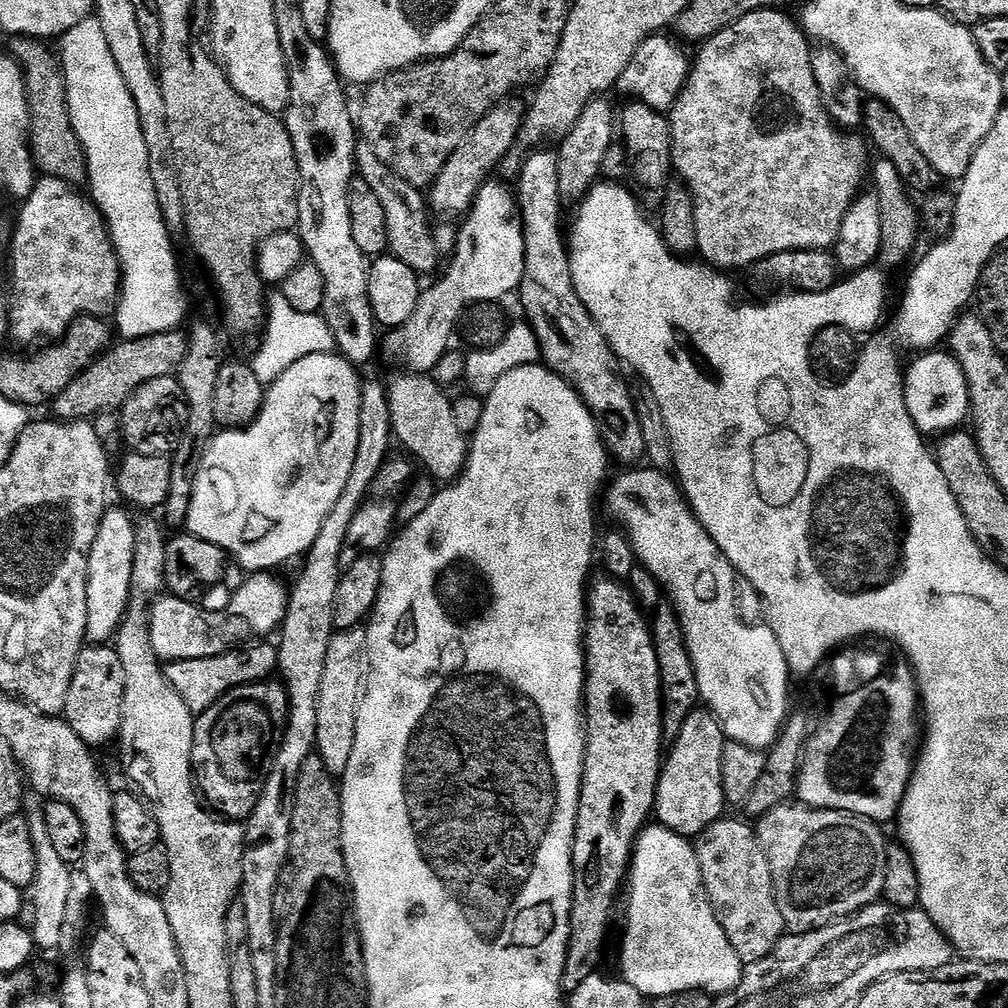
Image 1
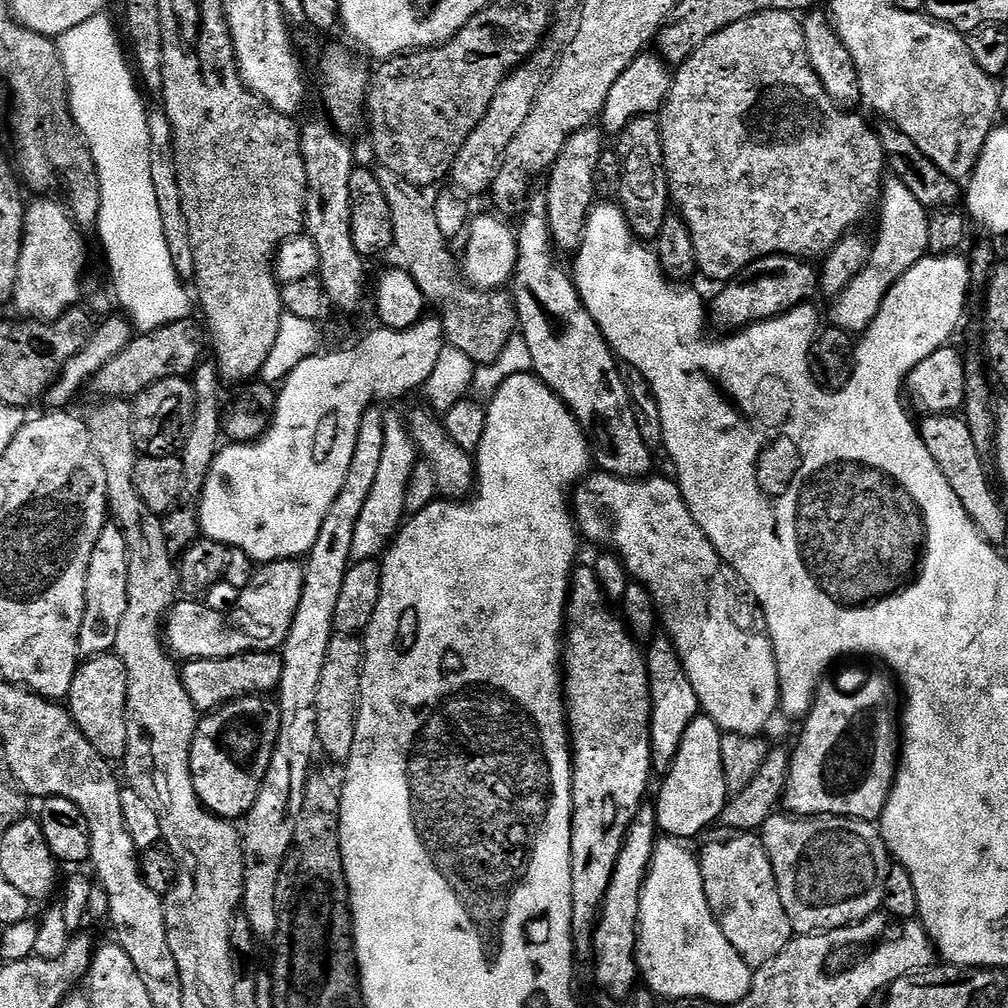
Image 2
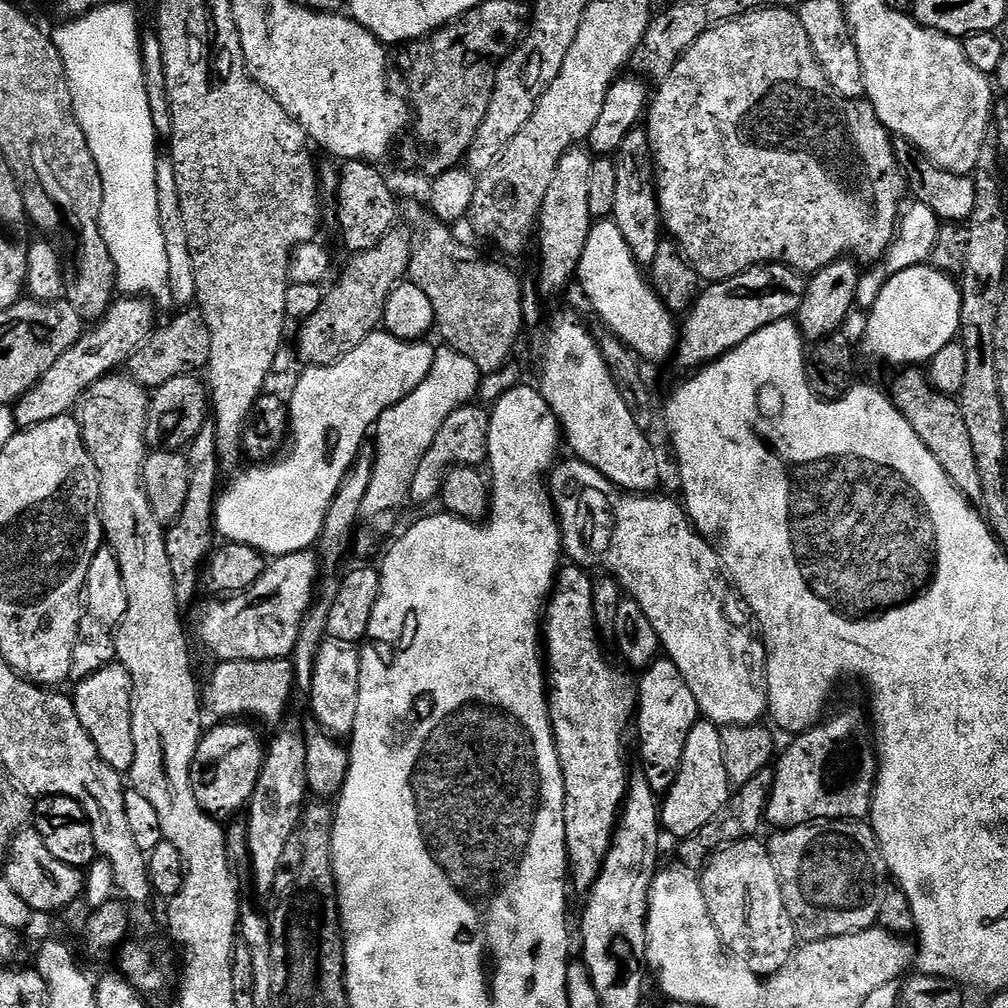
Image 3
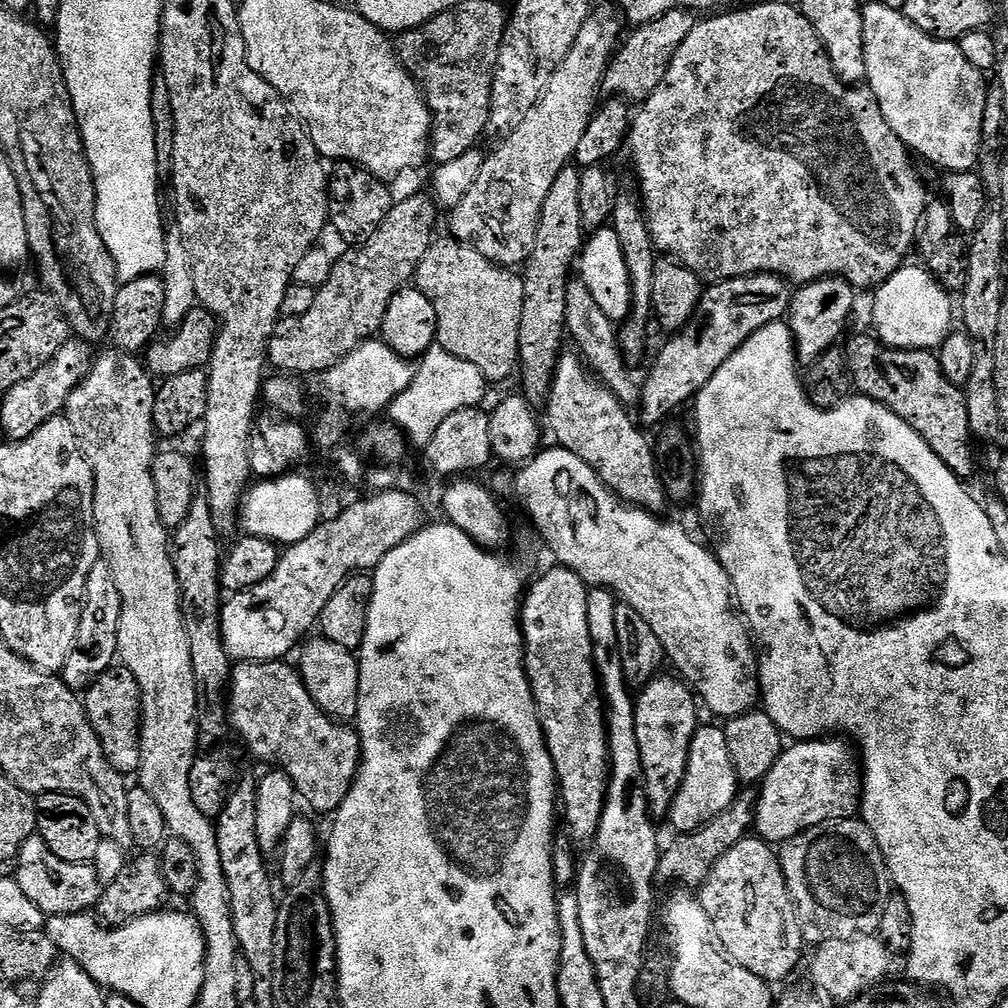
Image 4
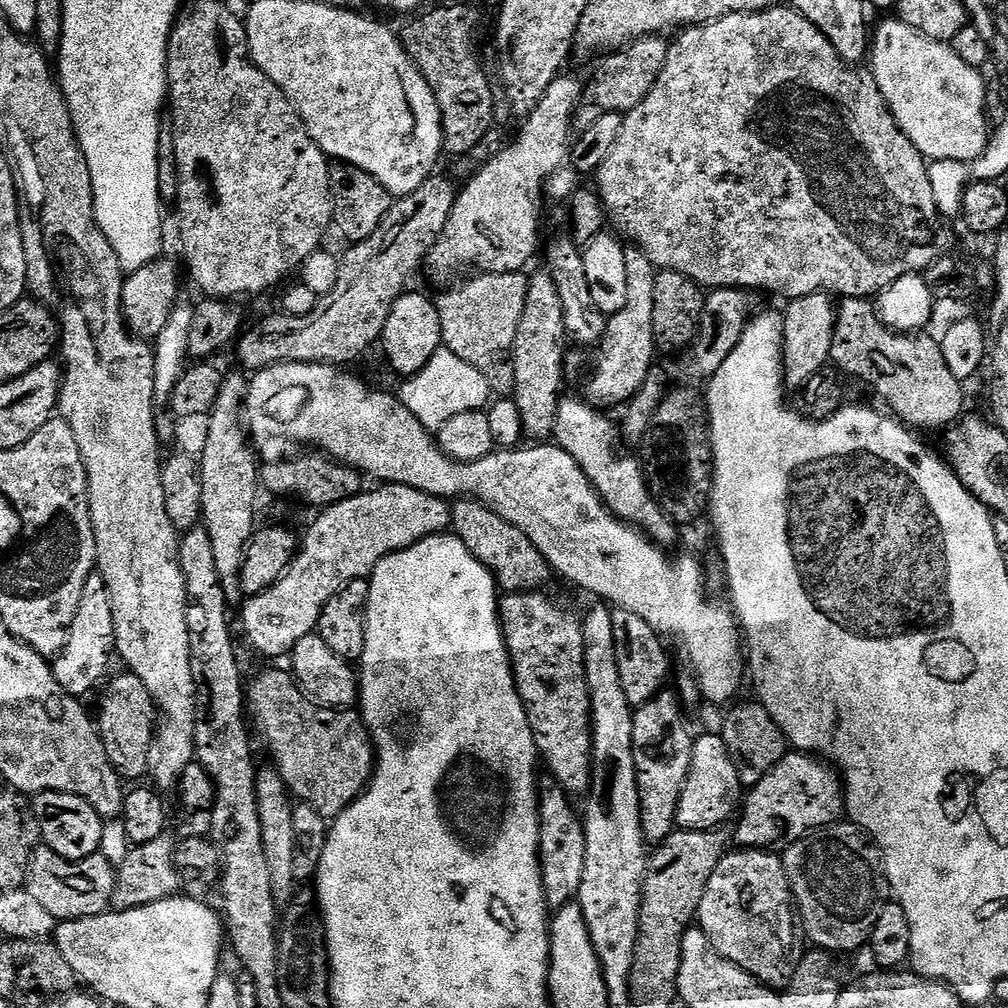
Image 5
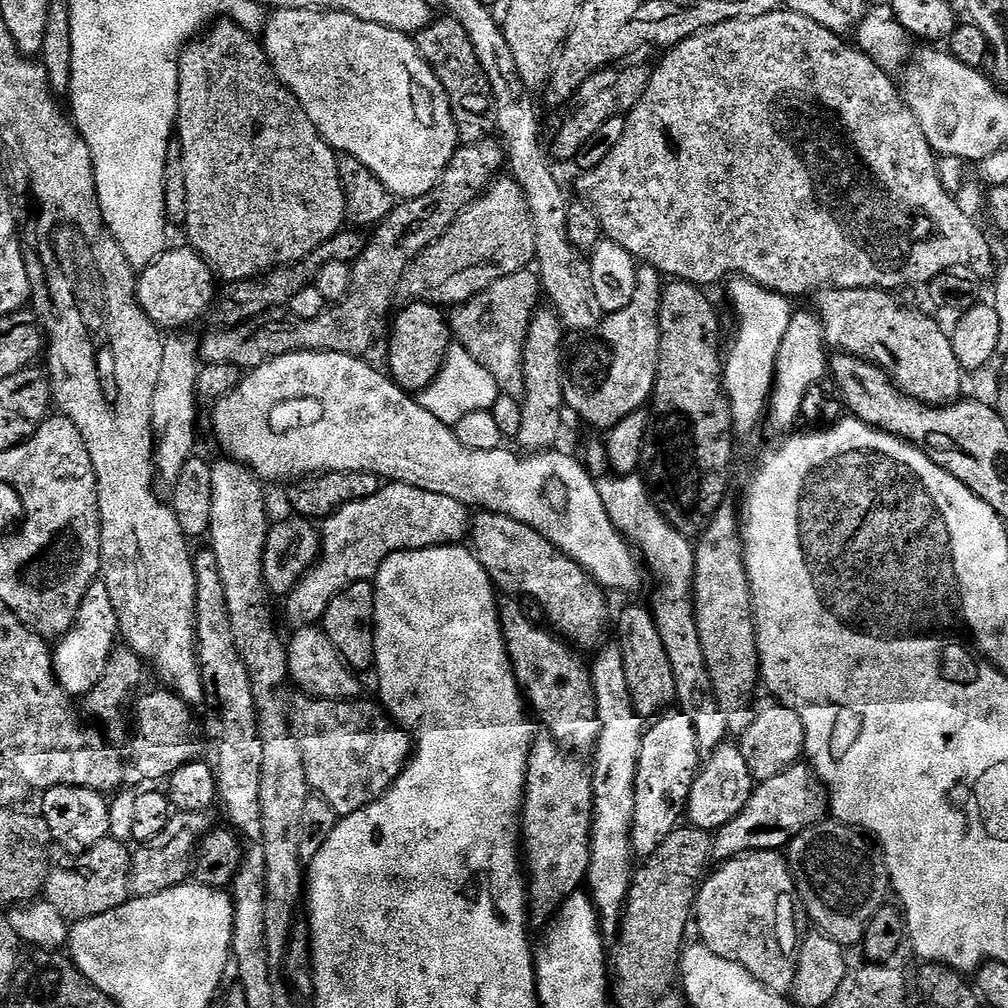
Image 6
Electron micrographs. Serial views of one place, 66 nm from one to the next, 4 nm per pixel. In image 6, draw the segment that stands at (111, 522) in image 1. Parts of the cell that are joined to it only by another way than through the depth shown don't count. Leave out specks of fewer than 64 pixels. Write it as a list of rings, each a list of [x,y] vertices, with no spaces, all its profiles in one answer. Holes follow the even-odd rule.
[[[93,582],[80,603],[72,628],[55,641],[52,670],[64,691],[73,698],[87,697],[93,685],[104,676],[108,659],[118,644],[118,629],[110,594],[102,582]]]

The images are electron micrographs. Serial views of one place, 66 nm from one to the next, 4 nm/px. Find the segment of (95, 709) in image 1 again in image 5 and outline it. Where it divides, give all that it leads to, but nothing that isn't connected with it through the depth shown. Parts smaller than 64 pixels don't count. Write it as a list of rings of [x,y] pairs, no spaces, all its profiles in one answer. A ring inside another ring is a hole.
[[[124,670],[121,676],[107,681],[108,689],[104,692],[104,701],[98,712],[98,727],[104,740],[104,749],[114,766],[114,770],[125,781],[136,780],[145,775],[150,764],[150,753],[154,733],[158,727],[158,709],[152,703],[146,686],[142,686],[142,678],[132,671]]]

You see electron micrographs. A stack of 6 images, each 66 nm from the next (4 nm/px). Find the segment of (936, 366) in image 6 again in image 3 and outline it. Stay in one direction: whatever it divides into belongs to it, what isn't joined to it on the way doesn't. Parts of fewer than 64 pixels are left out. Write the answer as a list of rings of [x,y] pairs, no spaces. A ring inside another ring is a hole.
[[[908,366],[890,388],[893,404],[904,415],[906,422],[914,426],[914,434],[922,438],[926,450],[938,458],[938,466],[946,470],[950,482],[968,500],[980,502],[982,498],[982,477],[978,474],[978,466],[974,459],[974,445],[970,442],[970,434],[966,430],[966,421],[962,418],[959,403],[953,397],[932,385],[931,379],[919,367]]]

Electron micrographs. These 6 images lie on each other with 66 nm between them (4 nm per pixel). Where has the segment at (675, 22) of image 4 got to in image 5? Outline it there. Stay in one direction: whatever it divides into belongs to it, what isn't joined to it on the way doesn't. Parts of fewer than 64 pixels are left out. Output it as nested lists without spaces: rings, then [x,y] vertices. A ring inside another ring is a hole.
[[[649,34],[640,40],[633,40],[631,44],[613,50],[603,57],[600,69],[592,76],[589,84],[585,83],[582,95],[574,113],[574,124],[577,129],[588,128],[602,114],[618,112],[627,114],[632,108],[637,108],[650,94],[658,74],[668,57],[669,41],[660,34]]]

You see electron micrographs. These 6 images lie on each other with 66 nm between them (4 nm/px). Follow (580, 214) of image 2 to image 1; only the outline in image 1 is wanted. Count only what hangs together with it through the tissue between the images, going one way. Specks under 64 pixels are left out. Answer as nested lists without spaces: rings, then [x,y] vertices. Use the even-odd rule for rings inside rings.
[[[597,98],[591,100],[582,110],[582,118],[574,122],[574,126],[559,141],[560,148],[556,152],[558,158],[558,190],[561,201],[579,202],[588,195],[591,188],[595,188],[601,179],[602,158],[606,158],[606,150],[617,139],[618,116],[607,104],[607,99]]]

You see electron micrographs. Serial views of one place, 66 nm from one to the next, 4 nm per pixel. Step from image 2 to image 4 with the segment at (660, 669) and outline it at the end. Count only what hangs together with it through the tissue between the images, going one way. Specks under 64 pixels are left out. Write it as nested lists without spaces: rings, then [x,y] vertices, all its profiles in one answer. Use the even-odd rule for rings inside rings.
[[[661,674],[655,676],[650,683],[643,685],[642,691],[644,692],[635,697],[636,701],[636,713],[634,714],[634,730],[638,734],[638,750],[642,754],[642,770],[644,771],[644,785],[646,786],[646,798],[648,799],[648,808],[652,811],[653,817],[664,818],[667,817],[668,811],[672,808],[672,803],[674,798],[678,794],[678,790],[682,786],[682,778],[686,774],[686,762],[688,761],[688,755],[690,754],[690,742],[694,738],[698,727],[698,721],[696,721],[696,704],[698,708],[698,700],[694,695],[691,687],[679,675],[671,674],[672,676],[667,676],[667,674]]]

